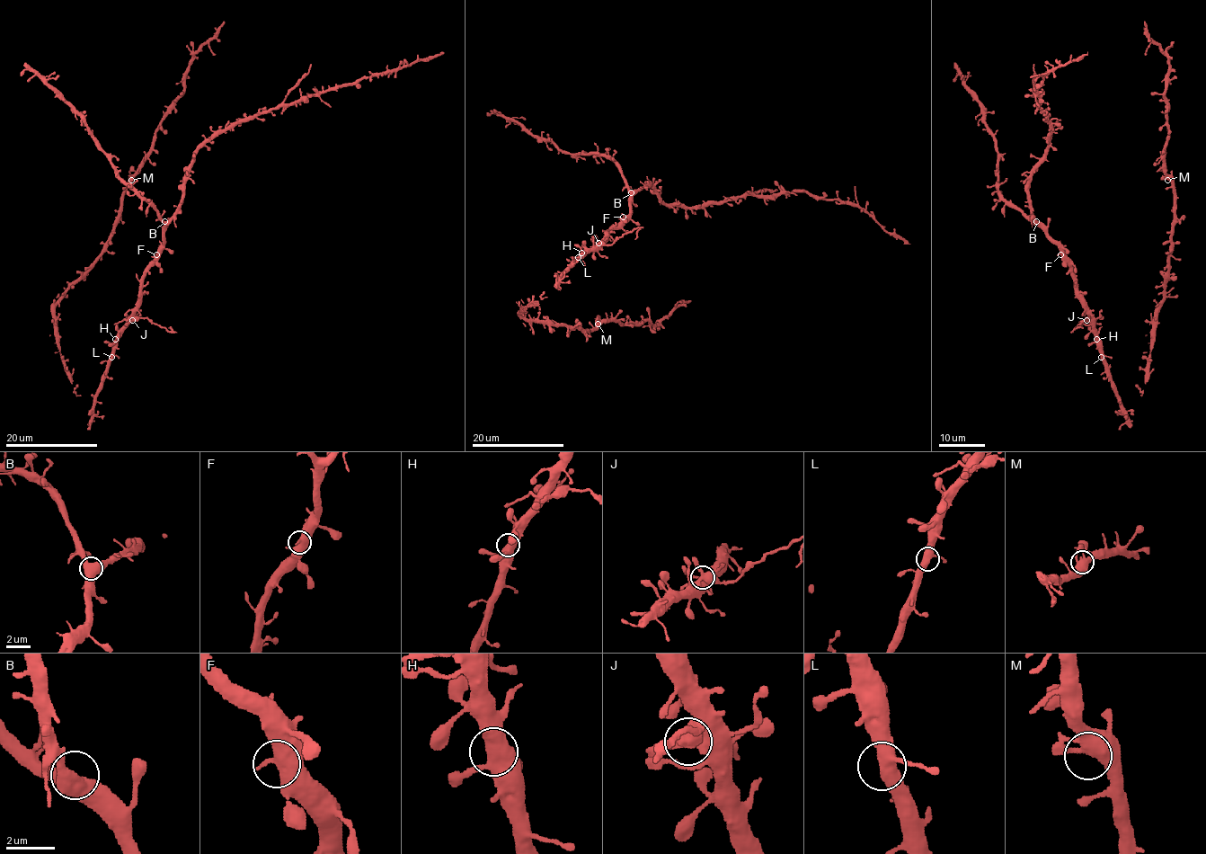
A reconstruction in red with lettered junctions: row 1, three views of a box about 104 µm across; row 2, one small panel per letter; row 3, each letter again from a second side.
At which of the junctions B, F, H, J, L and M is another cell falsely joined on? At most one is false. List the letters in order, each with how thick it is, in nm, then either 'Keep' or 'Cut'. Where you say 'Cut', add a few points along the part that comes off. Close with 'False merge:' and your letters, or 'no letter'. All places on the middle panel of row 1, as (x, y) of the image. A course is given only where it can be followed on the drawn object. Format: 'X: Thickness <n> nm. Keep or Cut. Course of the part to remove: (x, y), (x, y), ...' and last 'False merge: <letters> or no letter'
B: Thickness 600 nm. Keep
F: Thickness 480 nm. Keep
H: Thickness 480 nm. Keep
J: Thickness 480 nm. Cut. Course of the part to remove: (598, 244), (613, 244), (637, 228), (634, 239)
L: Thickness 440 nm. Keep
M: Thickness 440 nm. Keep
False merge: J

